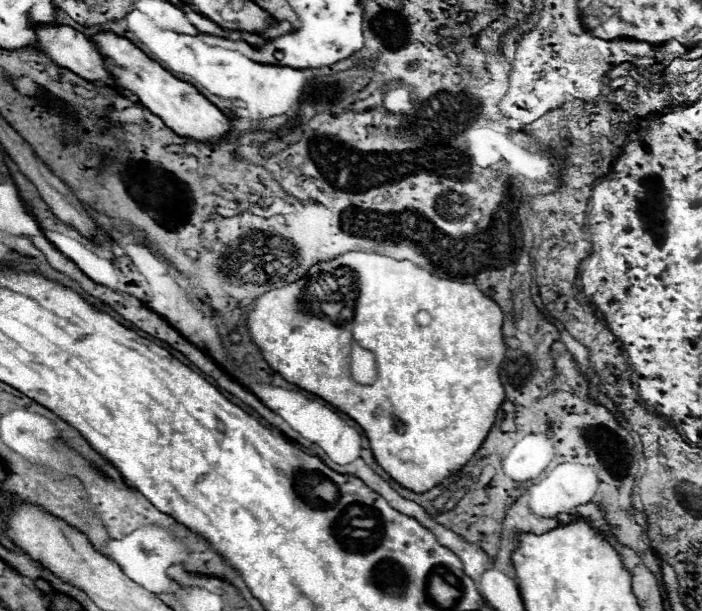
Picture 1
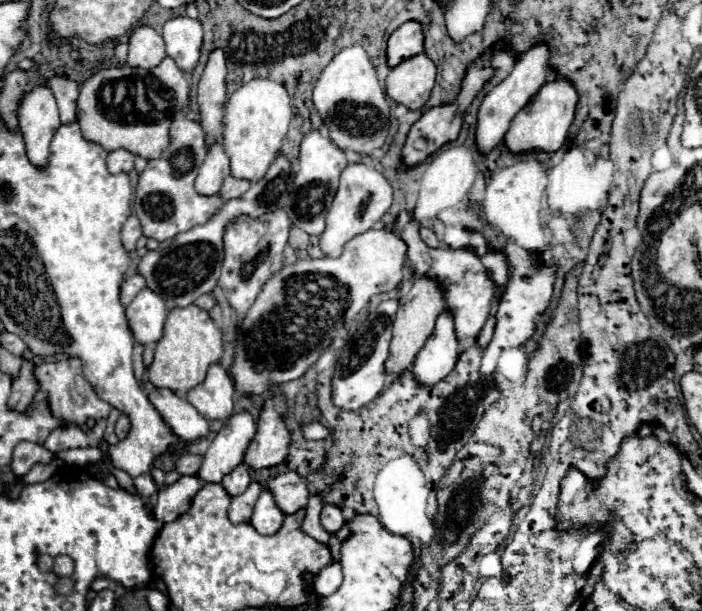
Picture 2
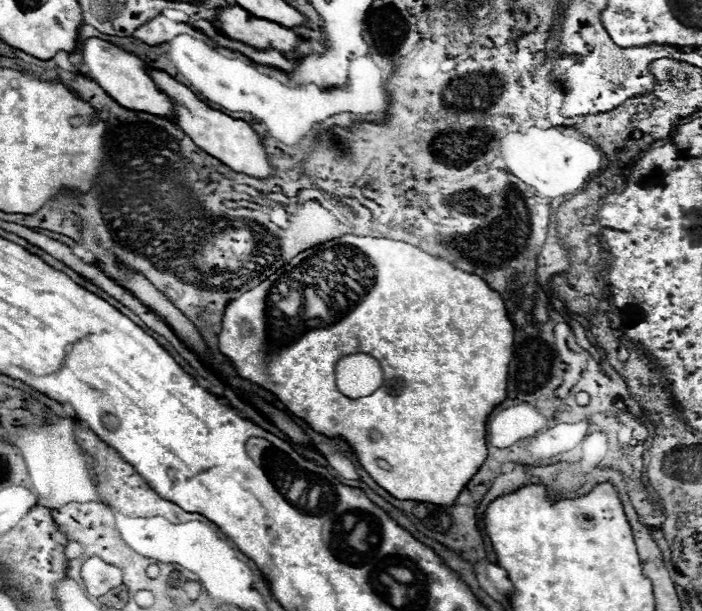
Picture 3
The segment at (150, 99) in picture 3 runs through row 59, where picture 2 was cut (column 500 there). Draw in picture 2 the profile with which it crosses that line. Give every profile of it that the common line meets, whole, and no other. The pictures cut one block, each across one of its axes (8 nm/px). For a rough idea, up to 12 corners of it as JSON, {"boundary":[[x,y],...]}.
{"boundary":[[538,42],[484,96],[476,142],[484,154],[546,82],[550,46]]}

